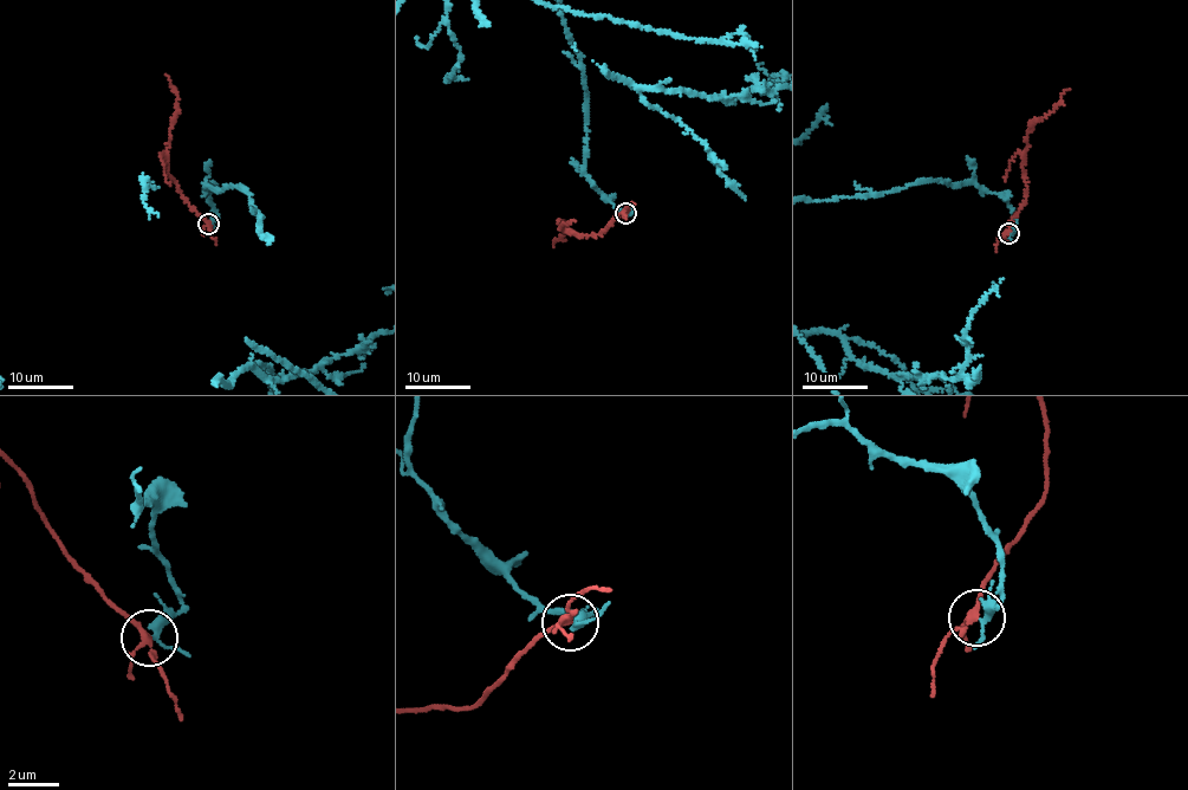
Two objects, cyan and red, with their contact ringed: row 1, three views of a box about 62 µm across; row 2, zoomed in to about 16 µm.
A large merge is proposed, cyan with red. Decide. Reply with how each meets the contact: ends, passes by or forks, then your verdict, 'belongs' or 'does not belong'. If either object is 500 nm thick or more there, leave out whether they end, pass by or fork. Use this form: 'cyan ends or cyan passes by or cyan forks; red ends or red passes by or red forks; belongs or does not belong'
cyan passes by; red forks; belongs

